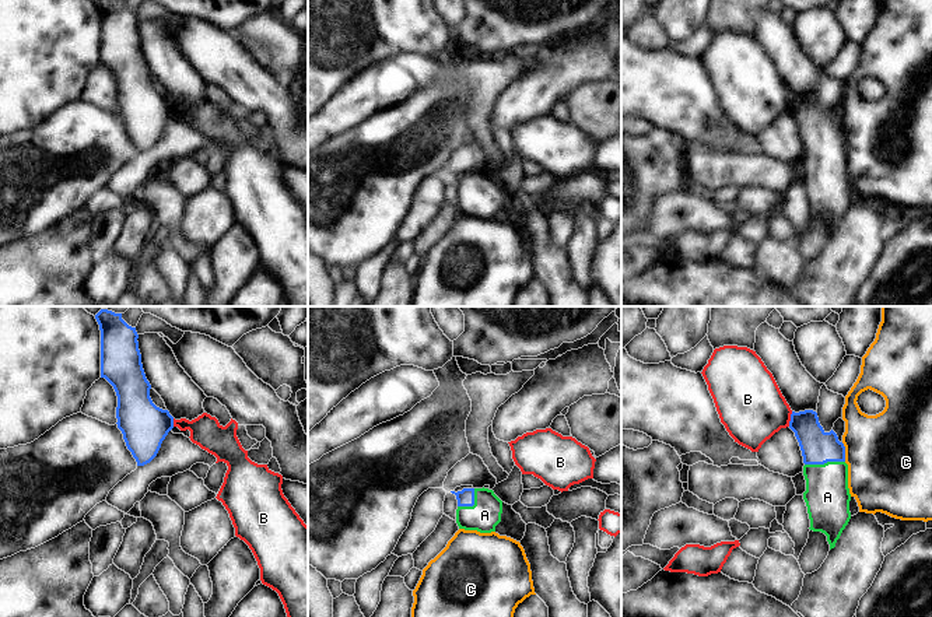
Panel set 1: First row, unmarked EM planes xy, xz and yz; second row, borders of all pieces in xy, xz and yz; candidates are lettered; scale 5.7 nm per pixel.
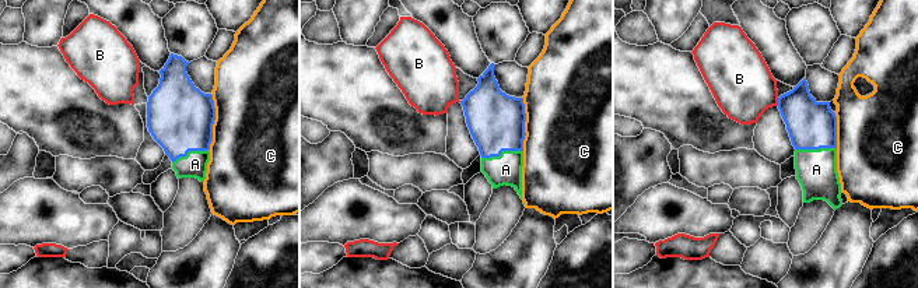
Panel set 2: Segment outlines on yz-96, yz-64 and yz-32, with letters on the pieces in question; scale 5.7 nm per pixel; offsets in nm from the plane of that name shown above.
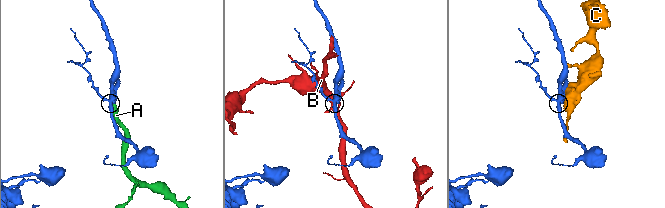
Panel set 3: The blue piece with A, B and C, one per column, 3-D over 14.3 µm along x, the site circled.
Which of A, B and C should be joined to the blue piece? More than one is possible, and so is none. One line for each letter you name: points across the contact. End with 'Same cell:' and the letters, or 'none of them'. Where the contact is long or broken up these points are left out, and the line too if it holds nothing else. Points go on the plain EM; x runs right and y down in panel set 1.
A: across yz (817, 133), (824, 149), (827, 183)
Same cell: A

